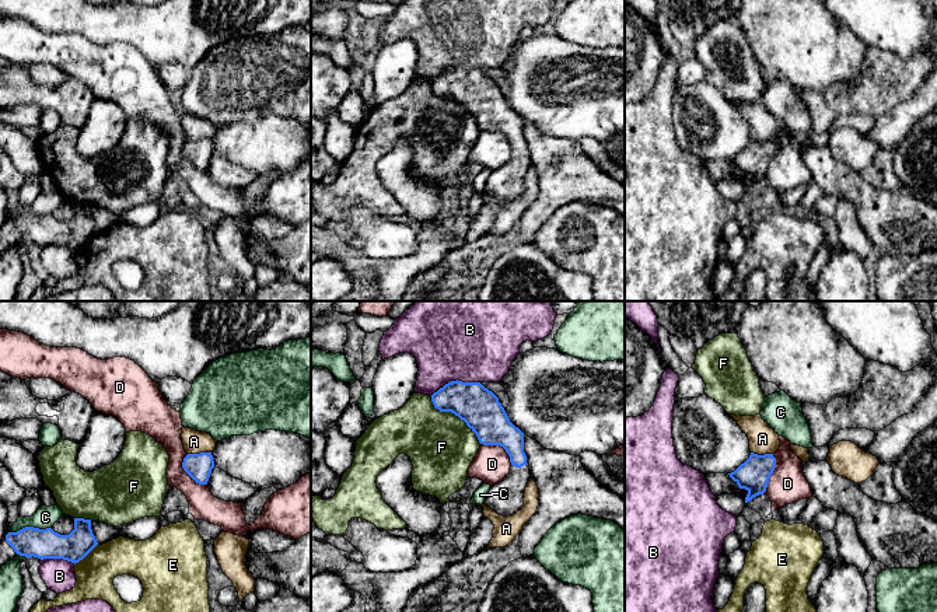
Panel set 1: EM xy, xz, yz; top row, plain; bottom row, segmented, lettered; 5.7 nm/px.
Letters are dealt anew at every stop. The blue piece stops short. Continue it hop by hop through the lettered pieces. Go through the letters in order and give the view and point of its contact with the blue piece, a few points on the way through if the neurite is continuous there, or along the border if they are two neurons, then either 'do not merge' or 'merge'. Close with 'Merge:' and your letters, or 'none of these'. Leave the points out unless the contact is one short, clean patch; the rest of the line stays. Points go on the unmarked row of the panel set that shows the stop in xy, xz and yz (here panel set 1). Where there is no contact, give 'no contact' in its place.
A: meets blue in xy at (200, 139); border along xy (210, 137), (188, 140); do not merge
B: meets blue in xz at (454, 67); do not merge
C: meets blue in xy at (30, 213); border along xy (51, 213), (23, 213), (10, 219); do not merge
D: meets blue in xy at (188, 160); border along xy (186, 140), (182, 154), (196, 168), (206, 171); do not merge
E: meets blue in xy at (86, 241); border along xy (98, 230), (74, 251); do not merge
F: meets blue in xz at (455, 101); do not merge
Merge: none of these

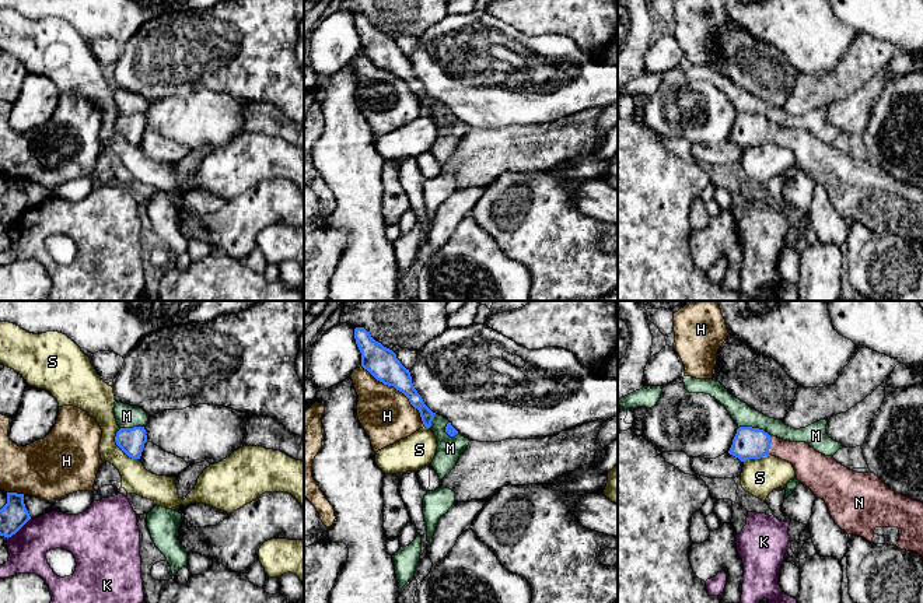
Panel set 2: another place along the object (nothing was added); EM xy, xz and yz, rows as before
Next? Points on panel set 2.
H: meets blue in xz at (398, 76); do not merge
K: meets blue in xy at (18, 216); border along xy (31, 204), (7, 225); do not merge
M: meets blue in yz at (755, 115); border along yz (738, 114), (758, 114), (771, 122); do not merge
N: meets blue in yz at (769, 132); runs through yz (748, 129), (769, 132), (796, 139), (808, 150); merge
S: meets blue in xy at (121, 135); border along xy (119, 115), (115, 129), (129, 143), (139, 146); do not merge
Merge: N

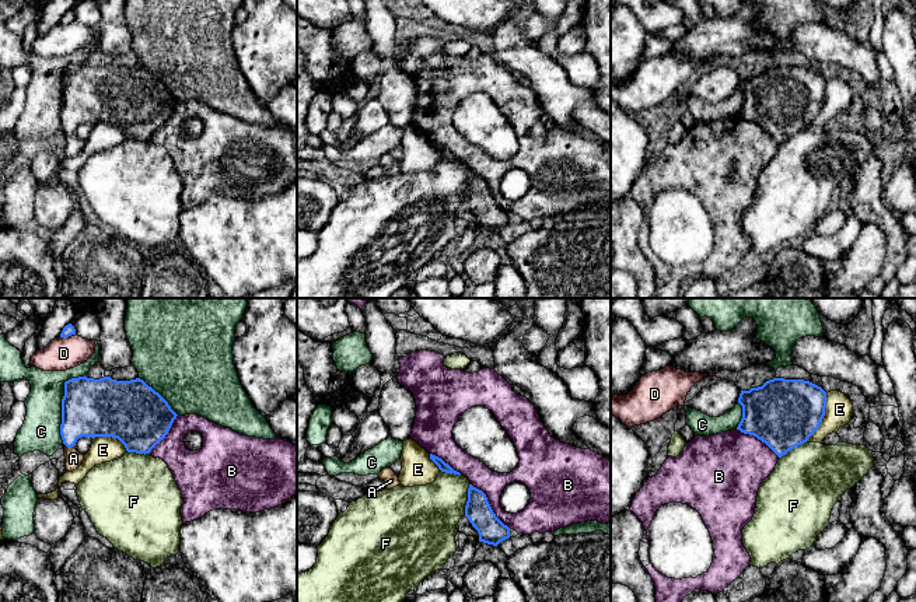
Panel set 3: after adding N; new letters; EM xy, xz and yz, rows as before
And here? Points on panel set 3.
A: meets blue in xy at (69, 133); runs through xy (88, 95), (70, 116), (69, 133), (73, 144); merge
B: meets blue in xz at (489, 192); do not merge
C: meets blue in xy at (62, 90); do not merge
D: meets blue in xy at (67, 23); do not merge
E: meets blue in yz at (822, 104); do not merge
F: meets blue in xz at (468, 186); border along xz (469, 170), (464, 202); do not merge
Merge: A

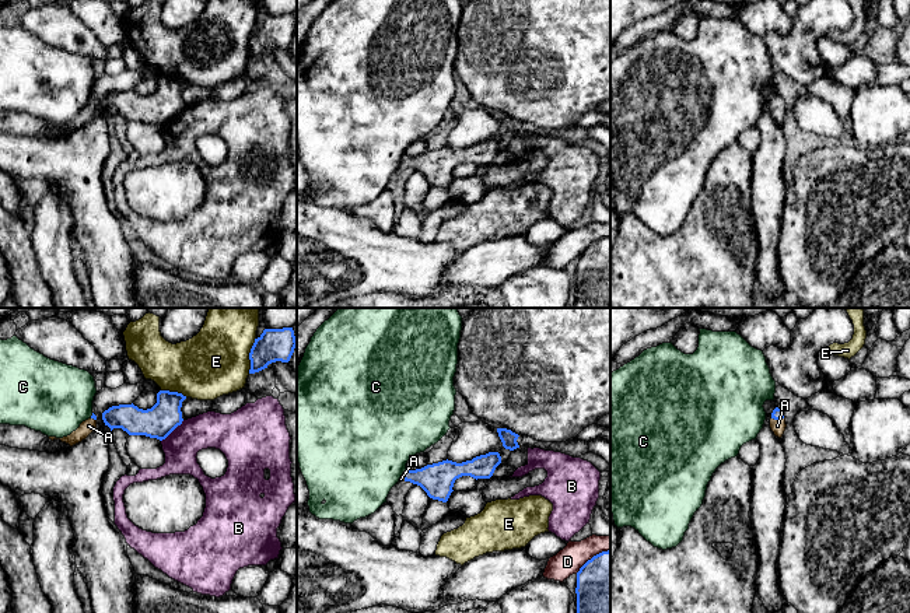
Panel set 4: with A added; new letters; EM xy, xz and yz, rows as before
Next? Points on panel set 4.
A: meets blue in yz at (777, 105); runs through yz (777, 100), (777, 105), (777, 112); merge
B: meets blue in xy at (172, 116); border along xy (184, 107), (161, 128); do not merge
C: meets blue in xz at (403, 160); border along xz (406, 156), (401, 163); do not merge
D: meets blue in xz at (594, 242); border along xz (609, 235), (594, 241), (576, 259); do not merge
E: meets blue in xy at (249, 42); do not merge
Merge: A

